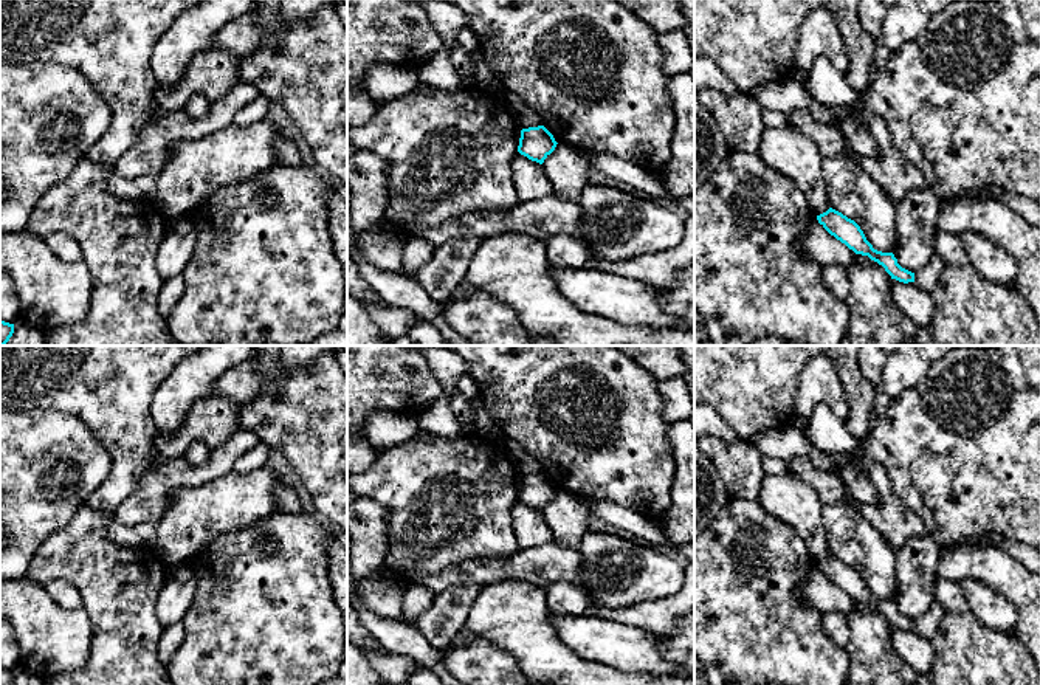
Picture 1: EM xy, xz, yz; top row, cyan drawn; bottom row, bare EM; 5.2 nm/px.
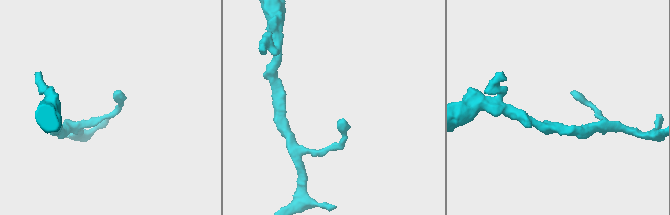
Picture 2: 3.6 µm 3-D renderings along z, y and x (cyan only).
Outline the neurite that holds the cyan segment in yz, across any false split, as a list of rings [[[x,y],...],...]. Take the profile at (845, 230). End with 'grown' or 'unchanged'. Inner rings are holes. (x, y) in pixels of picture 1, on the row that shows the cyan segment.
[[[832,208],[817,215],[817,220],[831,236],[845,243],[856,254],[868,256],[871,260],[882,265],[891,279],[904,284],[914,282],[914,273],[902,268],[893,253],[874,250],[854,220]]]; unchanged

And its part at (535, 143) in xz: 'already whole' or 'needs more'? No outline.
already whole

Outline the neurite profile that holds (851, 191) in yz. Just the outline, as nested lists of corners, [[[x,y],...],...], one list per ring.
[[[848,150],[823,161],[823,180],[832,209],[854,220],[874,250],[893,253],[897,245],[896,205]]]

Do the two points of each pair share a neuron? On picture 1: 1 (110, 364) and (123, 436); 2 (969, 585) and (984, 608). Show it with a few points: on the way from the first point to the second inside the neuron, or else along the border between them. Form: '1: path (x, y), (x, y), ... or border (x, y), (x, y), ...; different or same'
1: path (110, 382), (120, 419); same
2: path (974, 591), (983, 602); same

